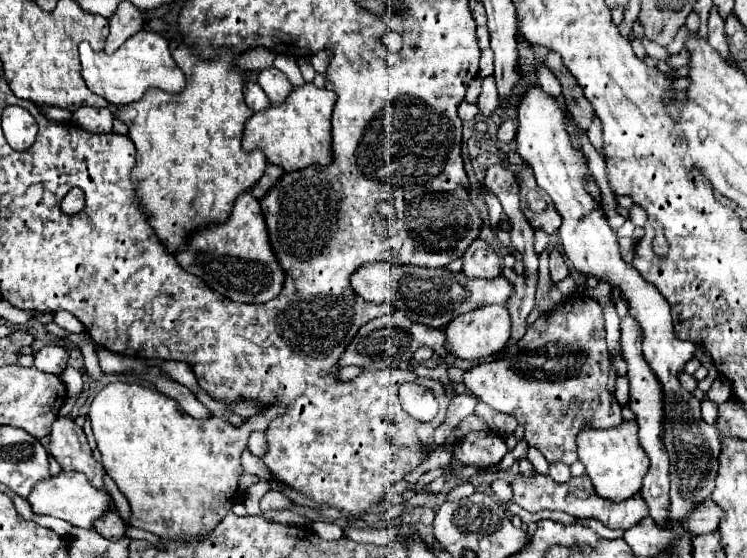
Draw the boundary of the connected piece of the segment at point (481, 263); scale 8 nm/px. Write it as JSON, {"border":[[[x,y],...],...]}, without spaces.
{"border":[[[476,238],[462,256],[466,278],[496,278],[502,274],[500,256],[480,238]]]}

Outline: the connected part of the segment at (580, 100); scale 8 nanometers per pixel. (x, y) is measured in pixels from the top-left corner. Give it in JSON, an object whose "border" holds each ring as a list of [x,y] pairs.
{"border":[[[550,50],[548,56],[546,56],[546,64],[550,66],[550,70],[556,74],[556,78],[560,80],[562,84],[562,94],[564,94],[564,102],[566,102],[566,108],[572,116],[572,120],[588,130],[590,124],[592,124],[592,118],[594,118],[594,108],[590,106],[590,102],[586,100],[586,96],[582,94],[582,88],[578,86],[576,78],[570,74],[570,70],[566,70],[566,66],[562,64],[560,60],[560,54]]]}

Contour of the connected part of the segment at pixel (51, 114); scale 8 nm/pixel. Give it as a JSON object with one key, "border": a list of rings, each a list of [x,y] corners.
{"border":[[[59,107],[42,108],[43,114],[54,122],[69,122],[72,118],[72,113],[66,109]]]}

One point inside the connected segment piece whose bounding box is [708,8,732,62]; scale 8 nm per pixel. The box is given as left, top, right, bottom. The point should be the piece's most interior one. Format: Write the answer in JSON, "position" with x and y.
{"position":[716,38]}

